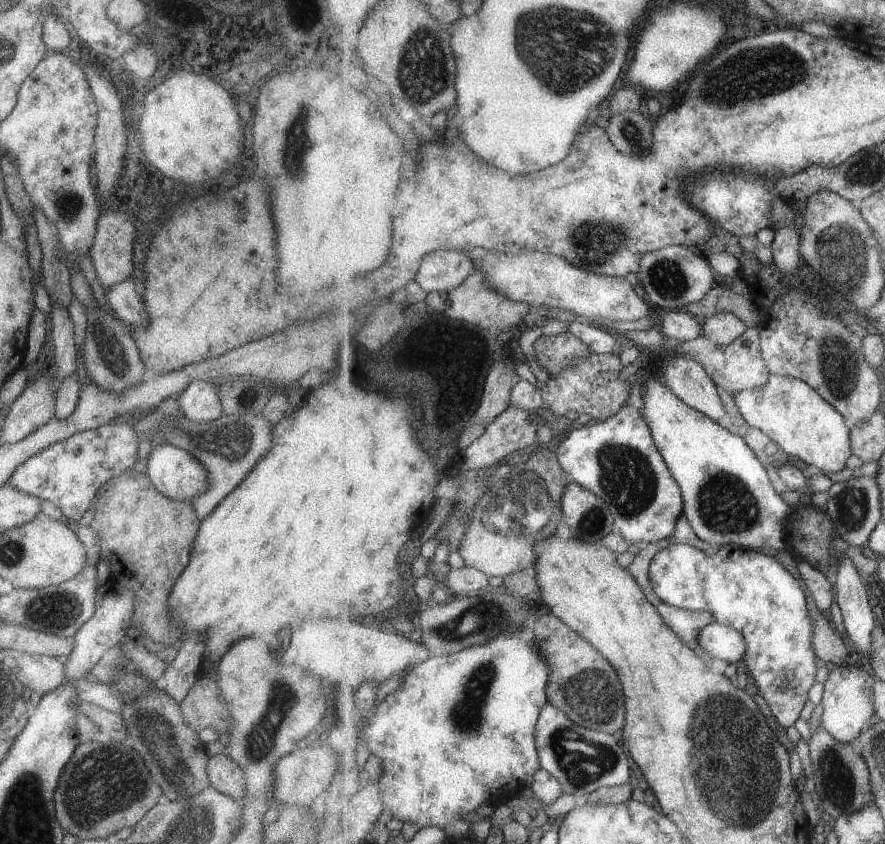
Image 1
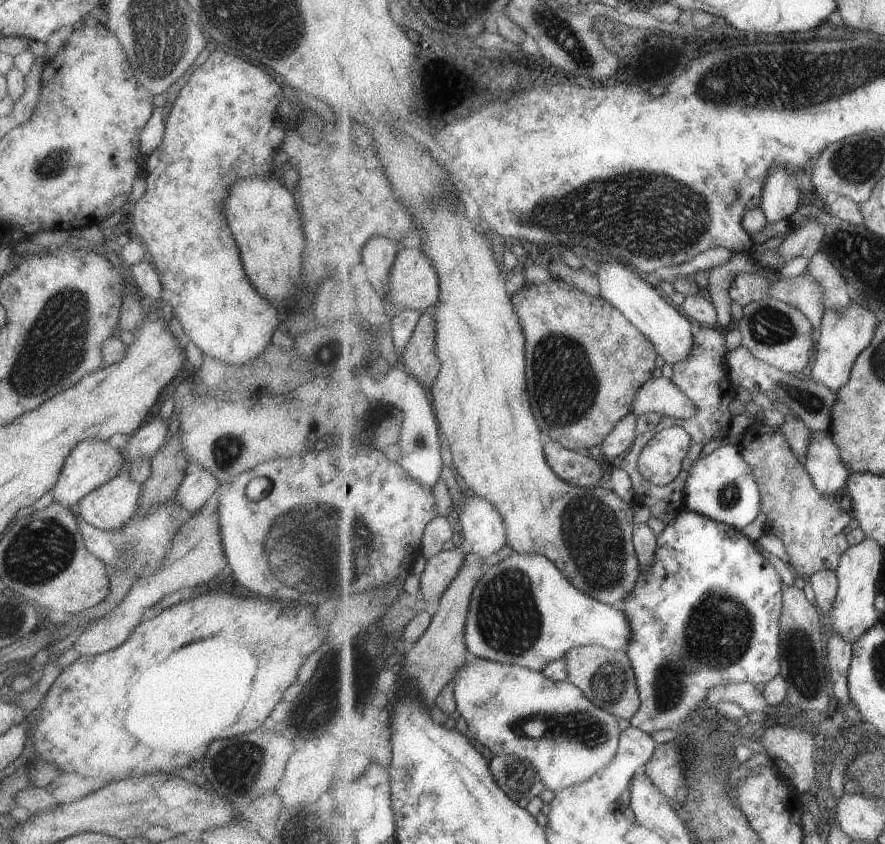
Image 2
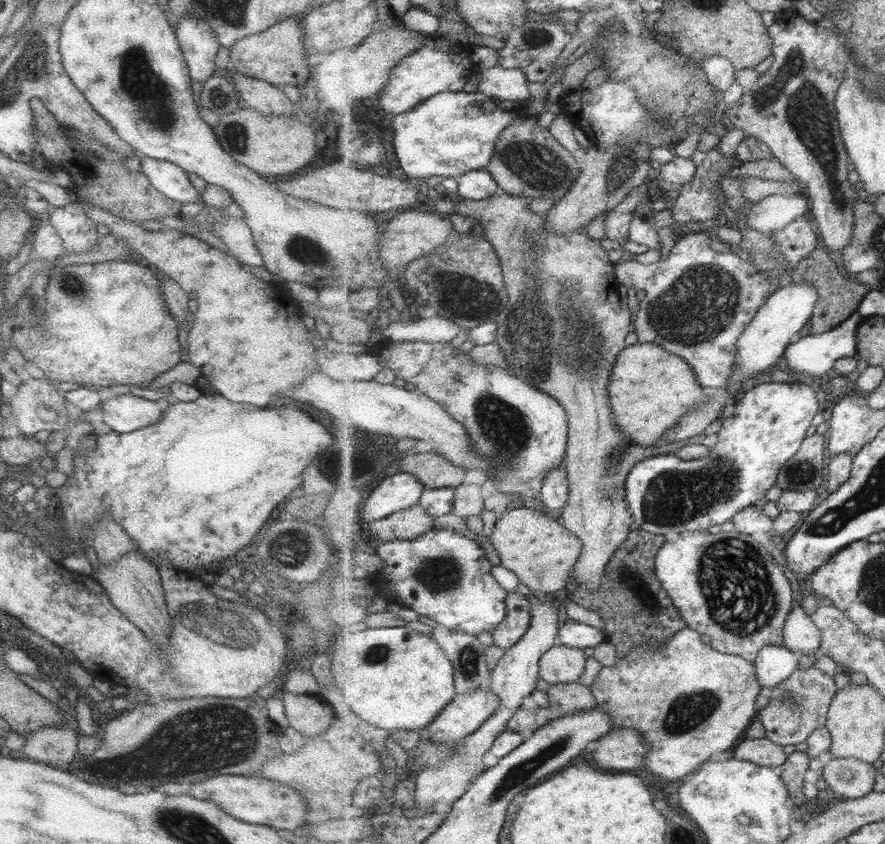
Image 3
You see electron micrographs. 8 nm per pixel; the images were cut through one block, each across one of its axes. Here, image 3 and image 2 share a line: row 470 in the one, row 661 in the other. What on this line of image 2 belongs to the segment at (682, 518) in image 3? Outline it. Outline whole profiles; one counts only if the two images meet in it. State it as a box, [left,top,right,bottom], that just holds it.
[619,510,784,734]

